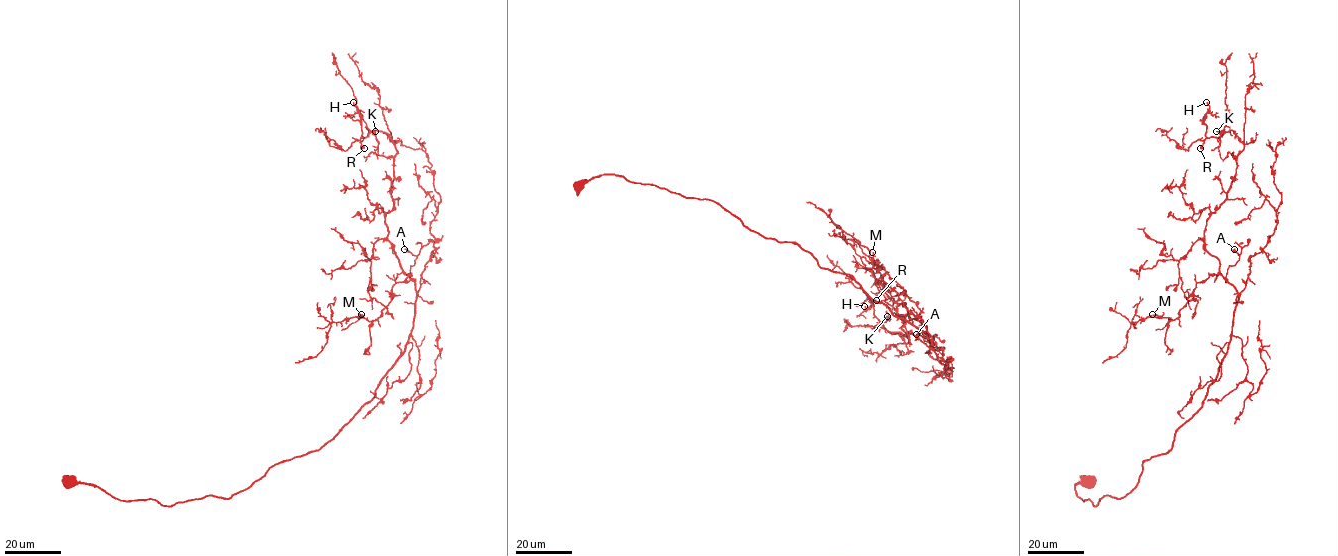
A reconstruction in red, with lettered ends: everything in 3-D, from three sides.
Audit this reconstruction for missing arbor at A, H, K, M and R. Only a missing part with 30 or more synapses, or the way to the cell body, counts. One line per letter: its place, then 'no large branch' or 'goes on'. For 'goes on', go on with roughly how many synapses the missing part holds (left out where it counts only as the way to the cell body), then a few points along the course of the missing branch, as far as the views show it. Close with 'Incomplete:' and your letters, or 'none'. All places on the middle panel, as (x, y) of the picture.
A: place (916, 334); no large branch
H: place (864, 306); goes on; 40 synapses; course (864, 306), (823, 271), (812, 271)
K: place (887, 316); no large branch
M: place (872, 252); no large branch
R: place (876, 300); no large branch
Incomplete: H

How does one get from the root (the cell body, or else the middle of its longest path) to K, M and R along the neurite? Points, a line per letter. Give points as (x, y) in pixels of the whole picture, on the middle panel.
K: (579, 185), (618, 174), (717, 202), (849, 274), (928, 337), (903, 304), (906, 343), (887, 316)
M: (579, 185), (618, 174), (717, 202), (750, 229), (849, 274), (928, 337), (920, 309), (873, 267), (872, 252)
R: (579, 185), (618, 174), (717, 202), (849, 274), (928, 337), (903, 304), (908, 341), (890, 333), (876, 300)

